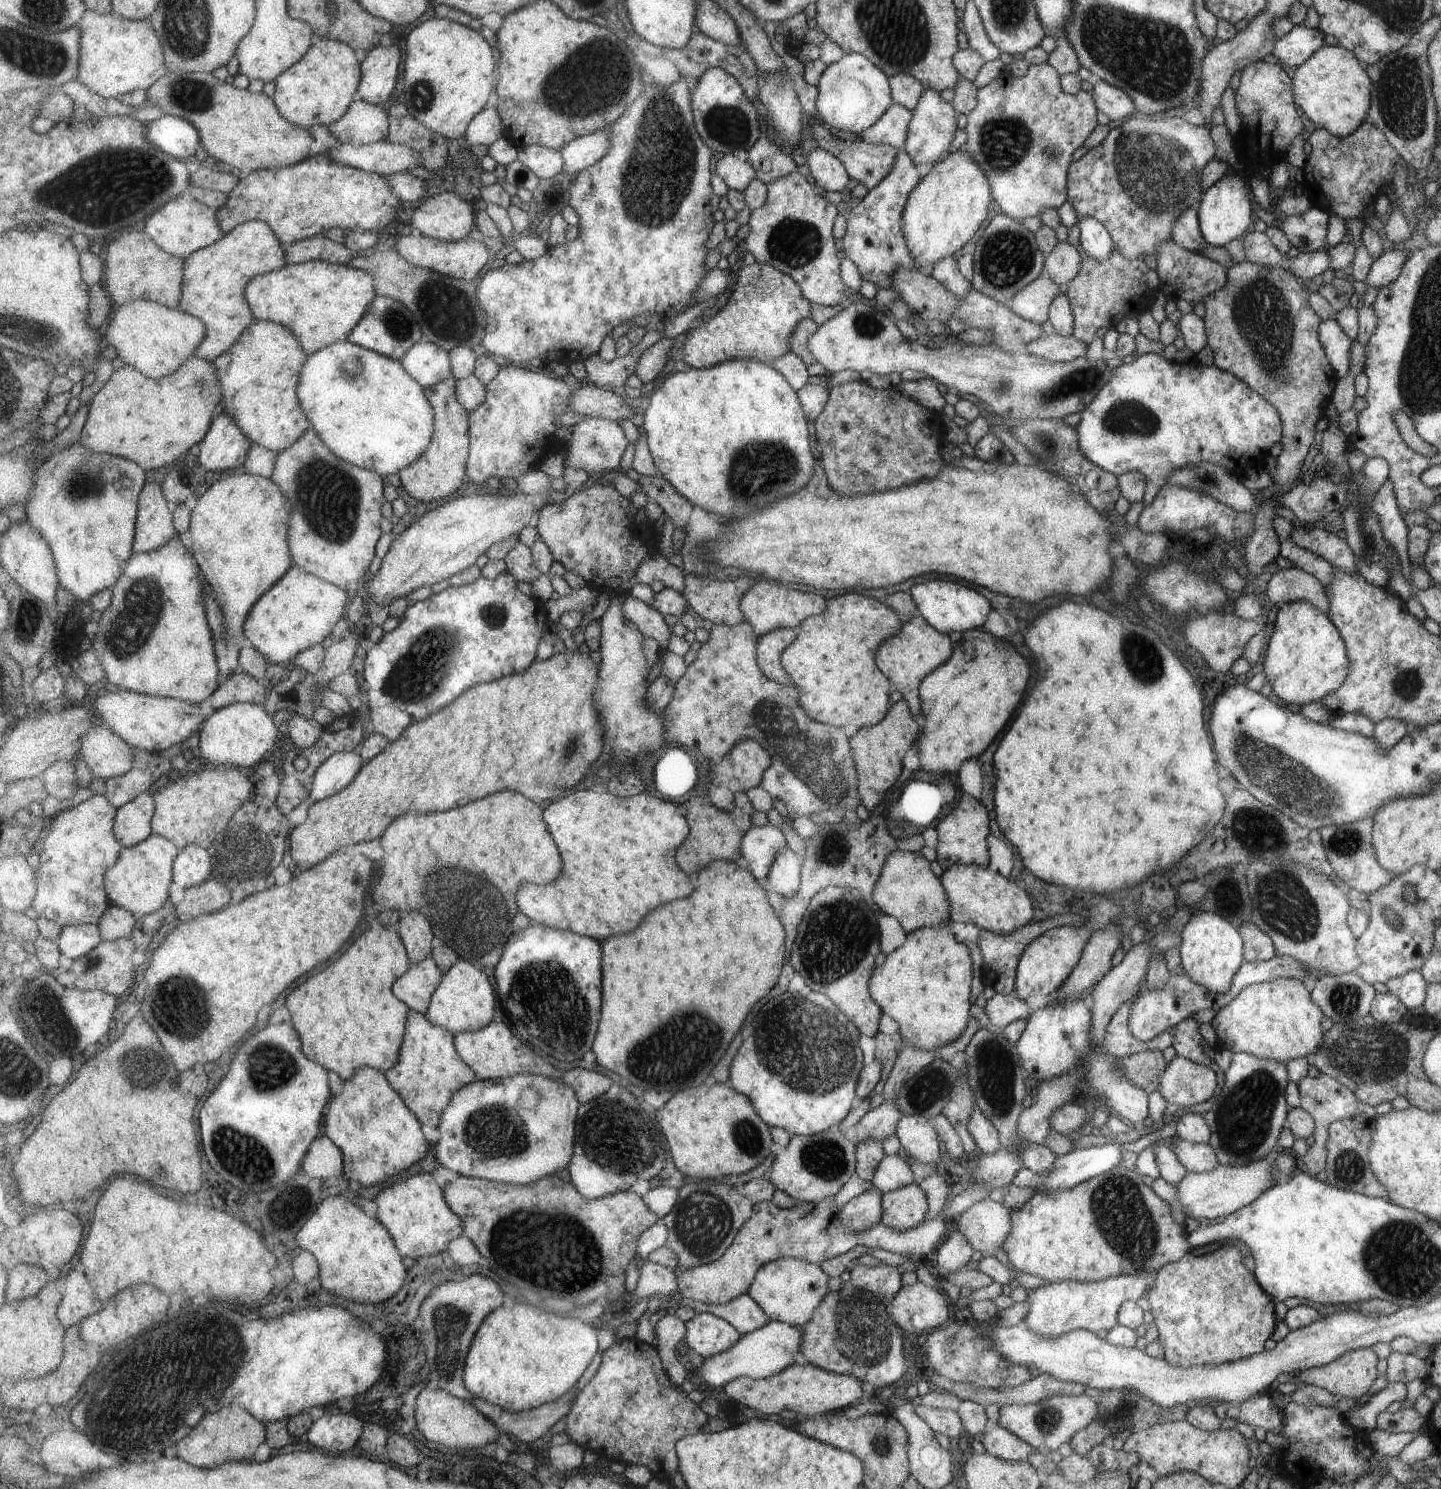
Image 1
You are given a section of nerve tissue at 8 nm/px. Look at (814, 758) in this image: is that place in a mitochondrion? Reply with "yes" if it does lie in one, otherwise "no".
yes

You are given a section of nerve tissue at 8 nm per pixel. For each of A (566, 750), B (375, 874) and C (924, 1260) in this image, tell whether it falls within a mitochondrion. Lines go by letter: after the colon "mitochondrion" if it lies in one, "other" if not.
A: mitochondrion
B: other
C: other

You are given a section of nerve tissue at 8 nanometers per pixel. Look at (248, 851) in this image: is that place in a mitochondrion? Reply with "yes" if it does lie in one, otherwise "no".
yes

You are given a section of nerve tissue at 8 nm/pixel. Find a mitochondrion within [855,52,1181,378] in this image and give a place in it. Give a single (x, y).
(1006, 258)

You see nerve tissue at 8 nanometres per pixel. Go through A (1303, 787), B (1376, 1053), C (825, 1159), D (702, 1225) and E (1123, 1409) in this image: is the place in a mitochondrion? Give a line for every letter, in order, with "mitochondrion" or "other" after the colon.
A: mitochondrion
B: mitochondrion
C: mitochondrion
D: mitochondrion
E: mitochondrion

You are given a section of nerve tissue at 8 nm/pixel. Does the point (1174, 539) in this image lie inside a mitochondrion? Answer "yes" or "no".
no

